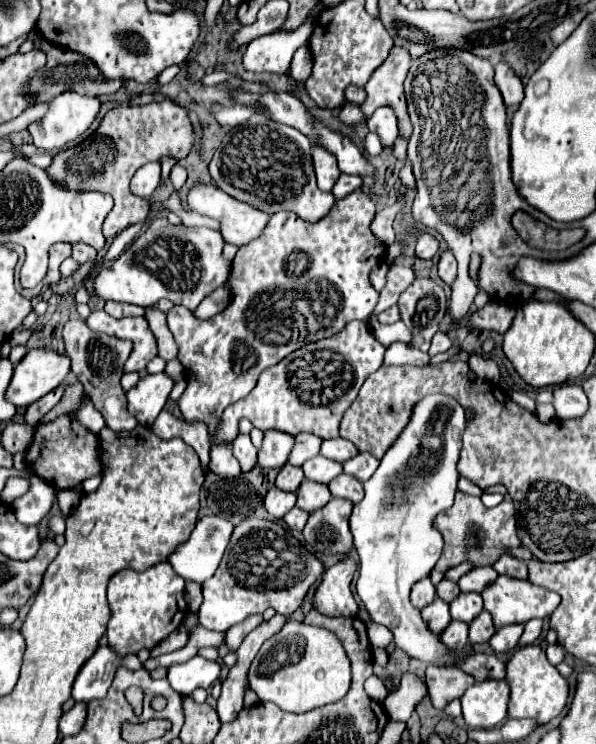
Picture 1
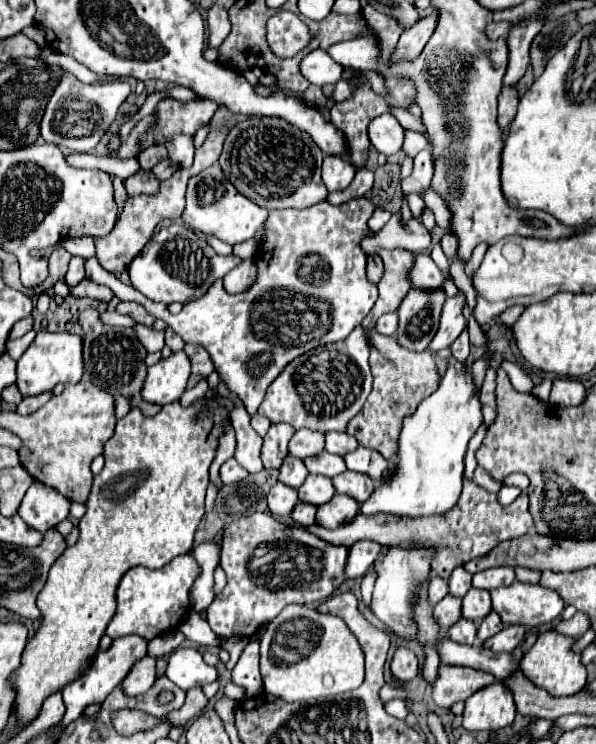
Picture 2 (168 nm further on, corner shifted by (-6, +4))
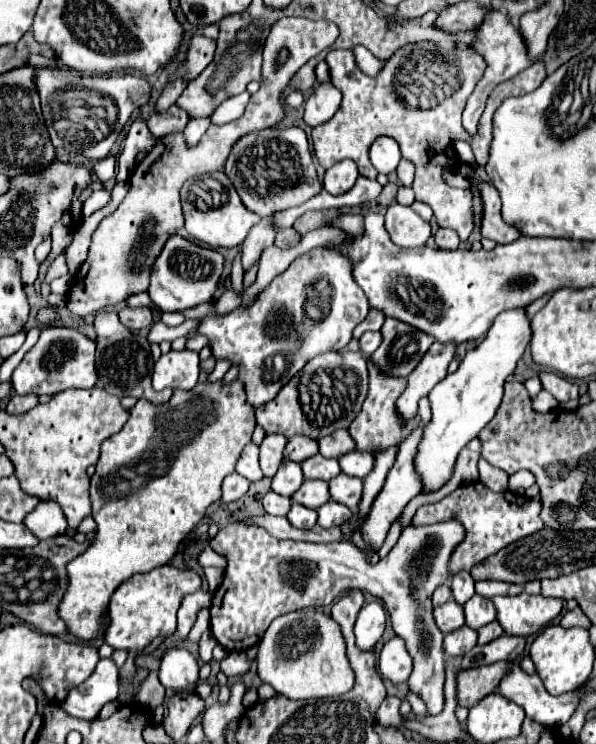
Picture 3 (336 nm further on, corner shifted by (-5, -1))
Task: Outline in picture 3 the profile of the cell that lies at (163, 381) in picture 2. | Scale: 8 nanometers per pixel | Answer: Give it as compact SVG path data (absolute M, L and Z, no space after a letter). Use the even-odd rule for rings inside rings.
M169 350L163 354L153 370L153 388L157 392L165 388L191 390L199 378L199 354L189 350Z

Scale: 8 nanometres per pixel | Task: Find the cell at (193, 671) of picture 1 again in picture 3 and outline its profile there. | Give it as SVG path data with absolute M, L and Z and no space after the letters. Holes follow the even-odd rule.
M183 646L167 650L161 658L159 680L165 688L171 688L175 692L195 686L199 682L197 658Z

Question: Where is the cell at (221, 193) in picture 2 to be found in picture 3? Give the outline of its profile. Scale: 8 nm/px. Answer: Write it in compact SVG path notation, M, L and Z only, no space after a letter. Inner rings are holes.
M211 172L201 174L195 178L189 178L181 188L181 206L185 216L185 228L195 240L211 248L235 248L241 246L249 230L261 222L261 218L253 212L249 212L239 194L235 192L233 184L223 172Z

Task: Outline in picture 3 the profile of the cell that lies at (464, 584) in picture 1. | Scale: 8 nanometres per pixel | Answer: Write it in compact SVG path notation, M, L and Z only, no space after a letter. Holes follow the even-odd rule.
M483 580L483 582L475 582L475 592L487 598L493 596L515 596L519 592L523 592L521 584L507 584L507 582L493 582L493 580Z

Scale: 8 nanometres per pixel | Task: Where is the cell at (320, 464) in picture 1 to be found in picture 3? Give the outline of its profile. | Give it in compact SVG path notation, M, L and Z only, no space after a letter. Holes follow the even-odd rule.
M317 454L315 458L309 458L301 464L305 478L319 478L319 480L331 480L337 474L341 474L339 462L335 458L325 458Z

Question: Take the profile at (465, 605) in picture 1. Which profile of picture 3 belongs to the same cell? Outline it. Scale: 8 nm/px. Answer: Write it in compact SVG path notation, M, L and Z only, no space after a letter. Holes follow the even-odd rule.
M475 594L471 600L467 600L463 604L465 610L465 624L473 630L479 630L481 626L489 624L495 620L495 606L489 598L483 598L479 594Z

